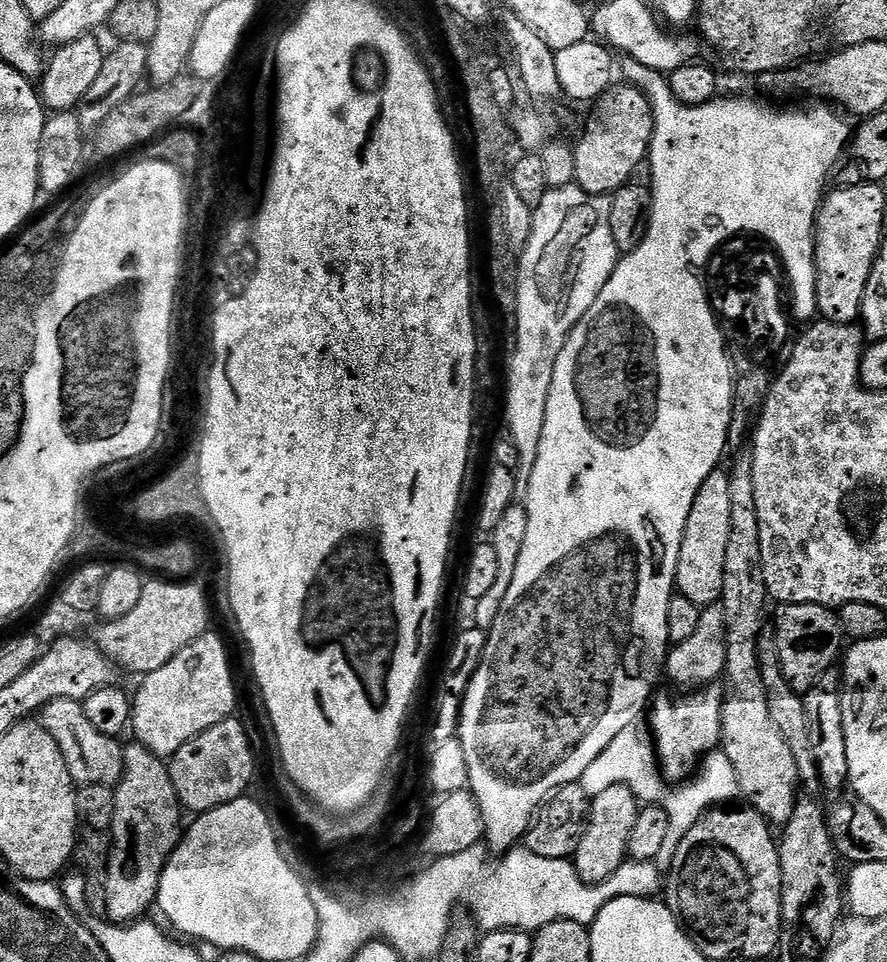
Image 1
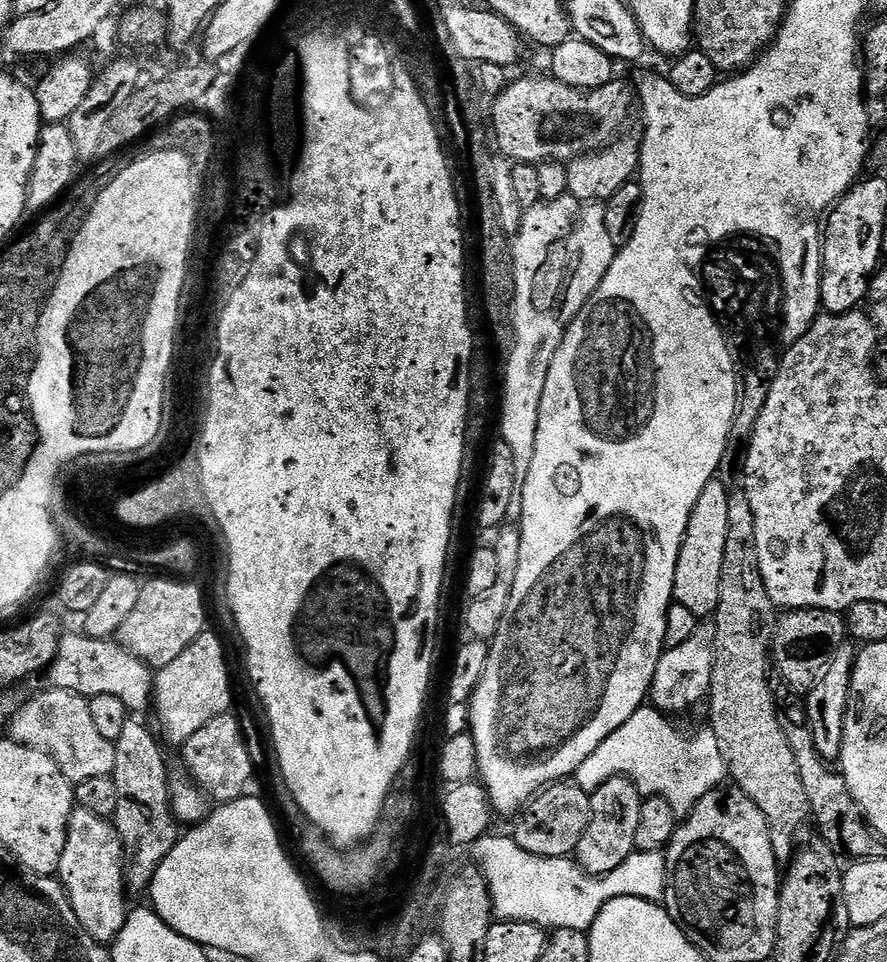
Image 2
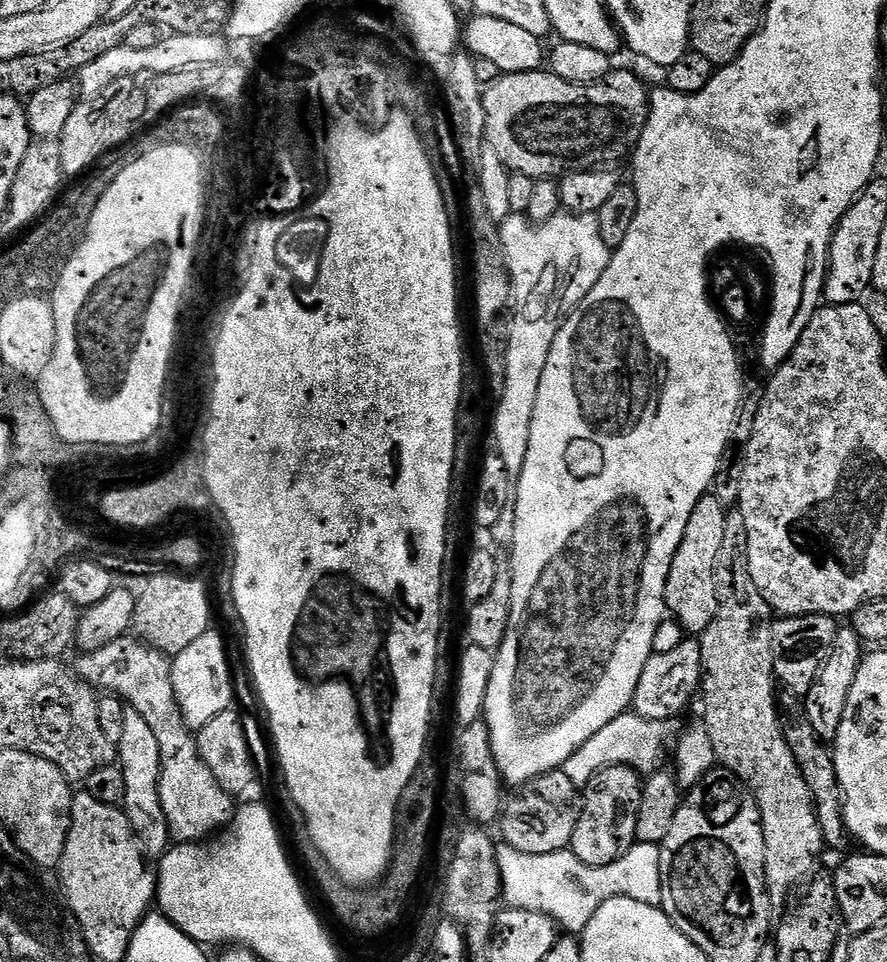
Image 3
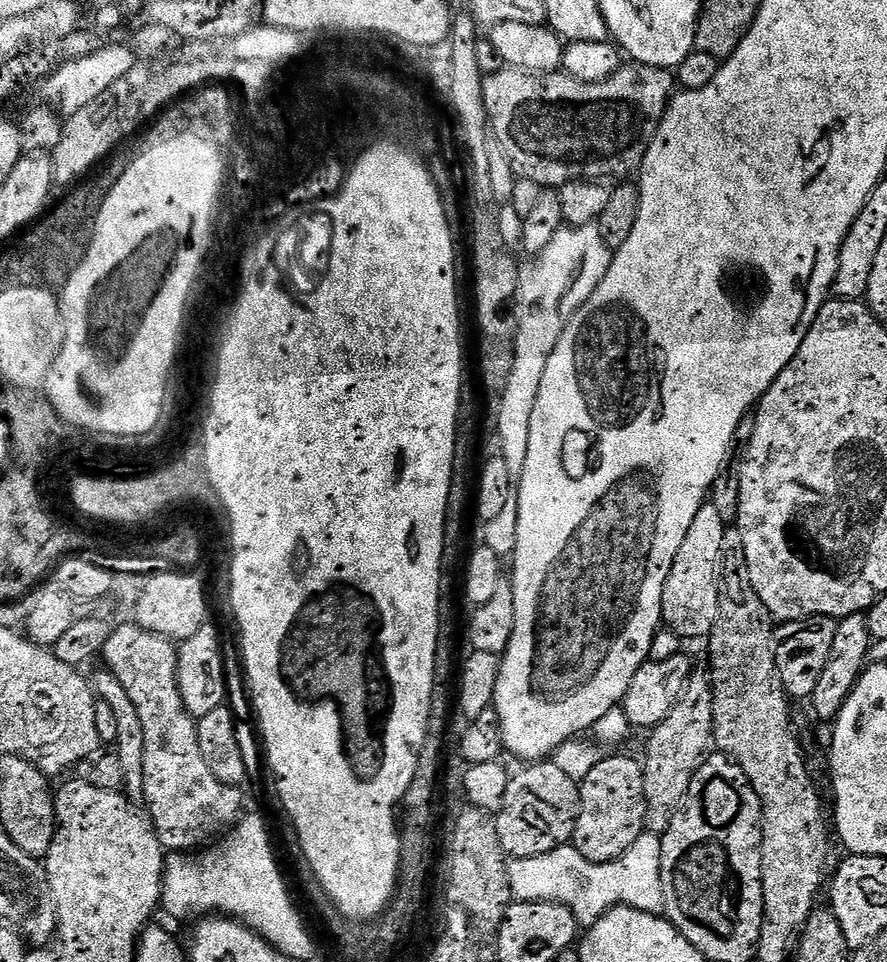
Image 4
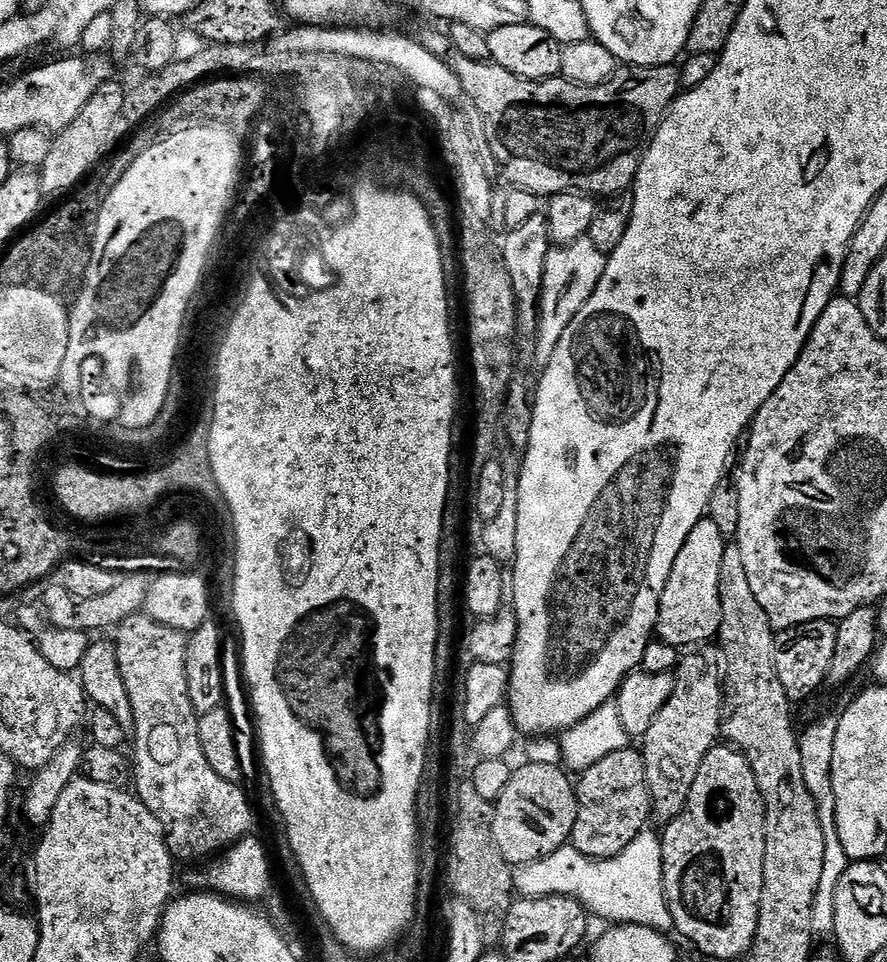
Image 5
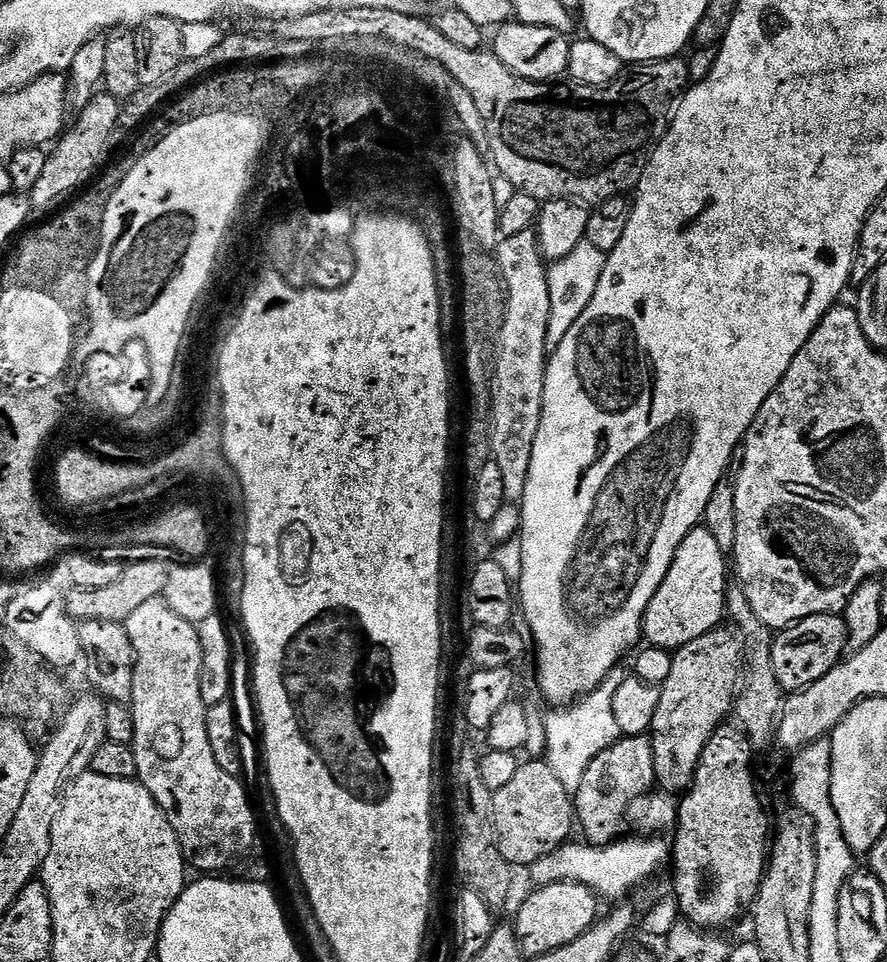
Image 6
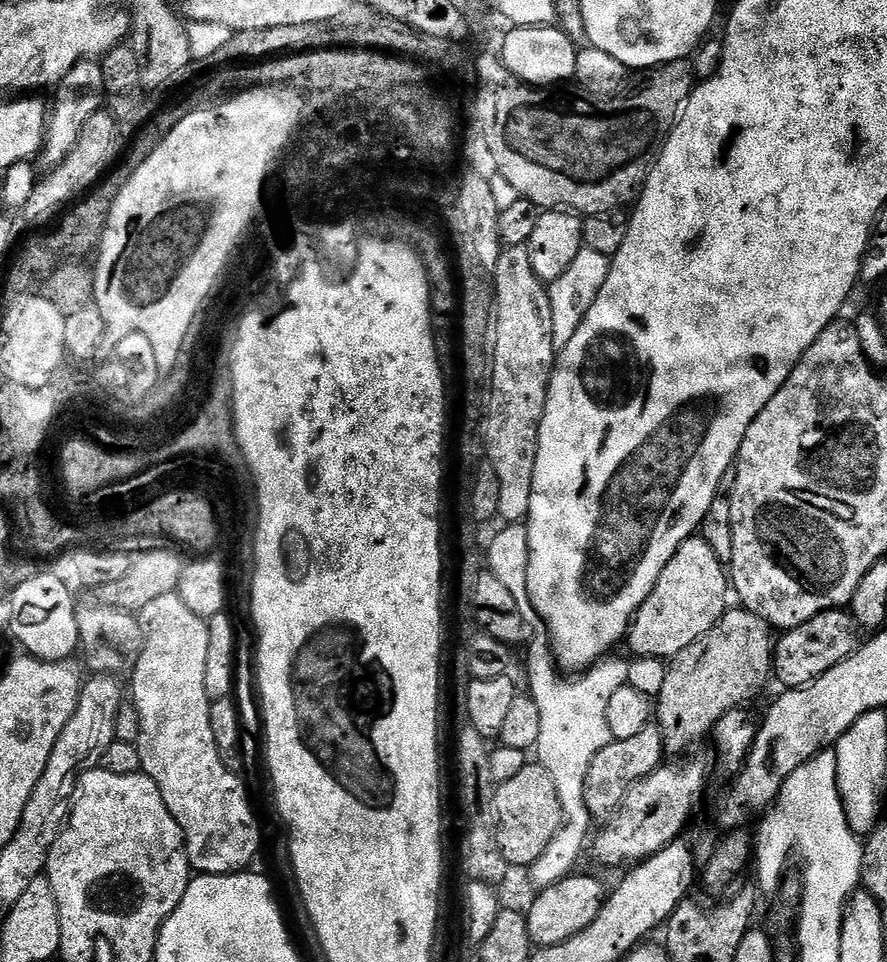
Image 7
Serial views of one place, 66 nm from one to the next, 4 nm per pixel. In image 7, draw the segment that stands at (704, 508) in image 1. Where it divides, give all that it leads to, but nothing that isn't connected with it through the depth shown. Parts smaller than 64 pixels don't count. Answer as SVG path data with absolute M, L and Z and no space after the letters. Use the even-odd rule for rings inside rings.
M691 536L666 562L666 570L658 578L650 598L642 602L636 612L636 619L628 628L626 645L633 657L653 656L662 661L678 655L690 642L698 642L710 626L722 618L729 607L730 576L725 565L710 550L703 536Z

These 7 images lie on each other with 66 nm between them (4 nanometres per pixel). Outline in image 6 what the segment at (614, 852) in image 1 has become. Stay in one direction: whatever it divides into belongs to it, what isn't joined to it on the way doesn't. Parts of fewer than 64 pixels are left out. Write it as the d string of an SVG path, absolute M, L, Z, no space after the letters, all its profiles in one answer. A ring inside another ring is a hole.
M651 735L626 736L614 741L590 766L586 766L586 774L582 774L582 786L574 794L578 828L584 831L583 839L593 848L605 848L607 844L615 844L625 835L624 819L629 819L634 805L657 787L656 771L654 770L654 750Z

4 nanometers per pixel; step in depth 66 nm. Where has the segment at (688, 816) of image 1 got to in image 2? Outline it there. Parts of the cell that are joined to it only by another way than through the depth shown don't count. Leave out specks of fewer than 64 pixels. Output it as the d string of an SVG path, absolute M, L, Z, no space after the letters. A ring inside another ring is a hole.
M645 704L630 716L610 737L606 738L579 767L574 777L575 783L586 793L596 792L598 786L609 781L614 776L625 776L634 782L642 798L658 796L664 801L670 802L670 806L676 811L677 817L687 817L692 807L698 800L716 788L721 787L729 779L728 767L718 750L718 738L714 738L711 727L704 726L697 732L687 732L686 729L677 729L665 716L650 704Z

